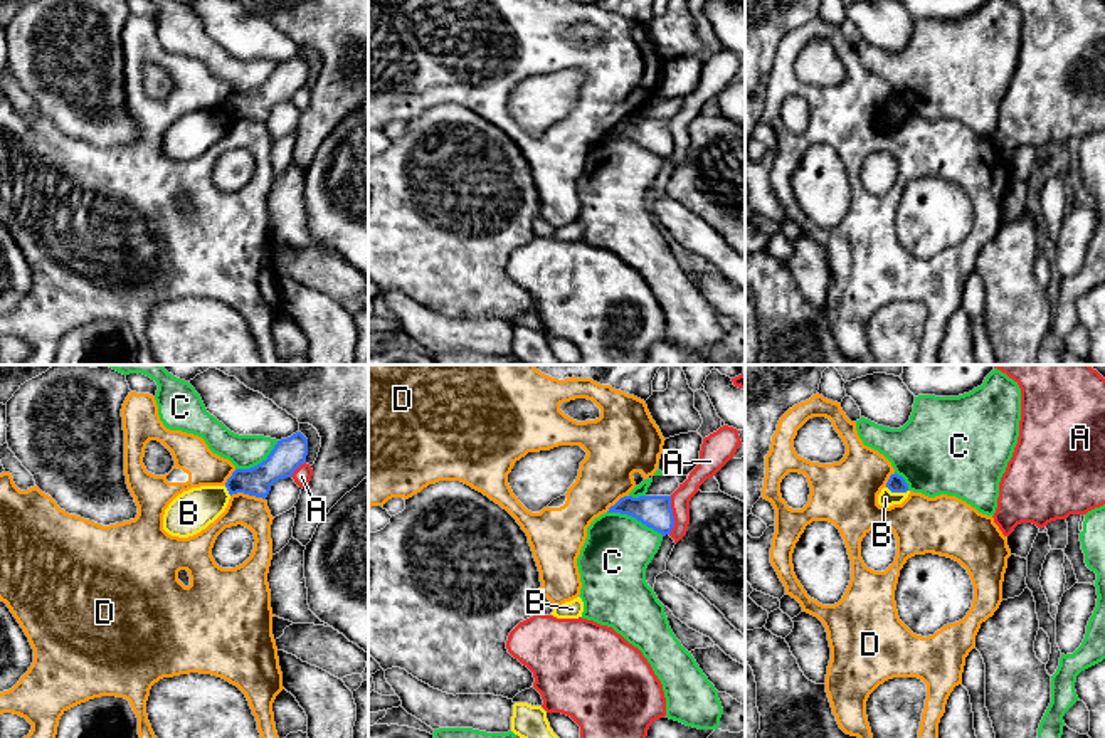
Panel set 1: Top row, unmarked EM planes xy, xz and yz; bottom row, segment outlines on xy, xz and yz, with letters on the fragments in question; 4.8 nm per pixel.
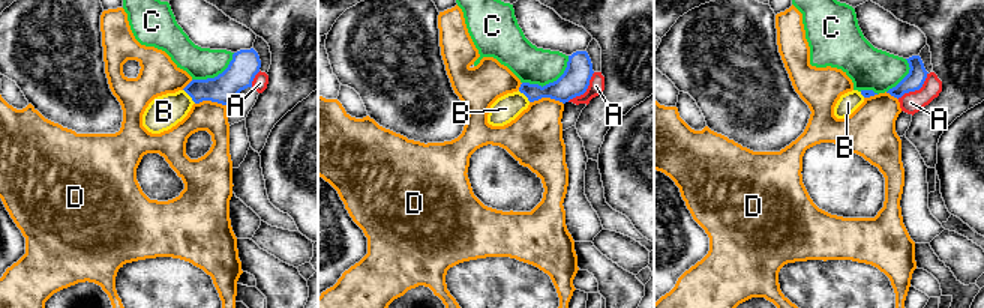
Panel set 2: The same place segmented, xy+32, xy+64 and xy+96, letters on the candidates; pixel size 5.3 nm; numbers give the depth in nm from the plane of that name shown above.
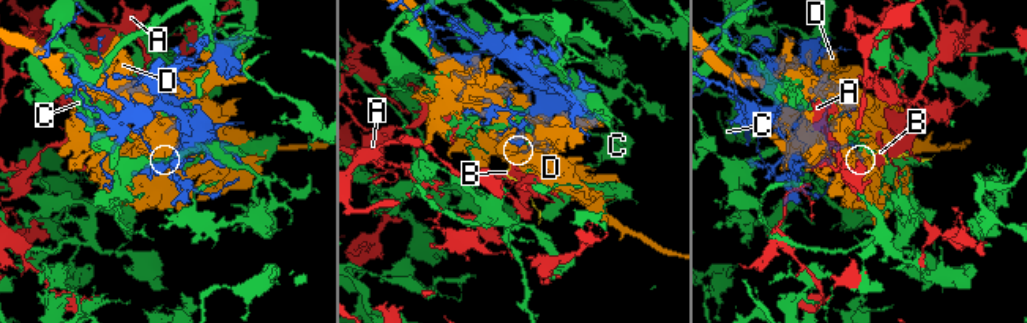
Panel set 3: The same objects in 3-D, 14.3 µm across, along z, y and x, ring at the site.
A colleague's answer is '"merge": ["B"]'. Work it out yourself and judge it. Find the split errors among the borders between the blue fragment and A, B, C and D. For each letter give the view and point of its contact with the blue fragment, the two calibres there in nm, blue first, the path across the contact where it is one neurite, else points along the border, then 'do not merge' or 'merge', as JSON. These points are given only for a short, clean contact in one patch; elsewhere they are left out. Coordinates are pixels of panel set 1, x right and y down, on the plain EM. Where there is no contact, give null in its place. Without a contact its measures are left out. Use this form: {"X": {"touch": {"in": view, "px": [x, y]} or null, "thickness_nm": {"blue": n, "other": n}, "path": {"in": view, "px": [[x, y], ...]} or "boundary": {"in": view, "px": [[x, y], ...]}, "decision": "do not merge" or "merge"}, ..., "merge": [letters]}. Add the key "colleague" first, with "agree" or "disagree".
{"colleague": "disagree", "A": {"touch": {"in": "xz", "px": [671, 138]}, "thickness_nm": {"blue": 160, "other": 100}, "decision": "do not merge"}, "B": {"touch": {"in": "yz", "px": [897, 115]}, "thickness_nm": {"blue": 80, "other": 80}, "boundary": {"in": "yz", "px": [[887, 110], [892, 115], [907, 115]]}, "decision": "do not merge"}, "C": {"touch": {"in": "xz", "px": [636, 142]}, "thickness_nm": {"blue": 160, "other": 320}, "decision": "do not merge"}, "D": {"touch": {"in": "xy", "px": [248, 116]}, "thickness_nm": {"blue": 150, "other": 170}, "decision": "do not merge"}, "merge": []}

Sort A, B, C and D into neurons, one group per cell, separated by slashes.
A / B / C / D

